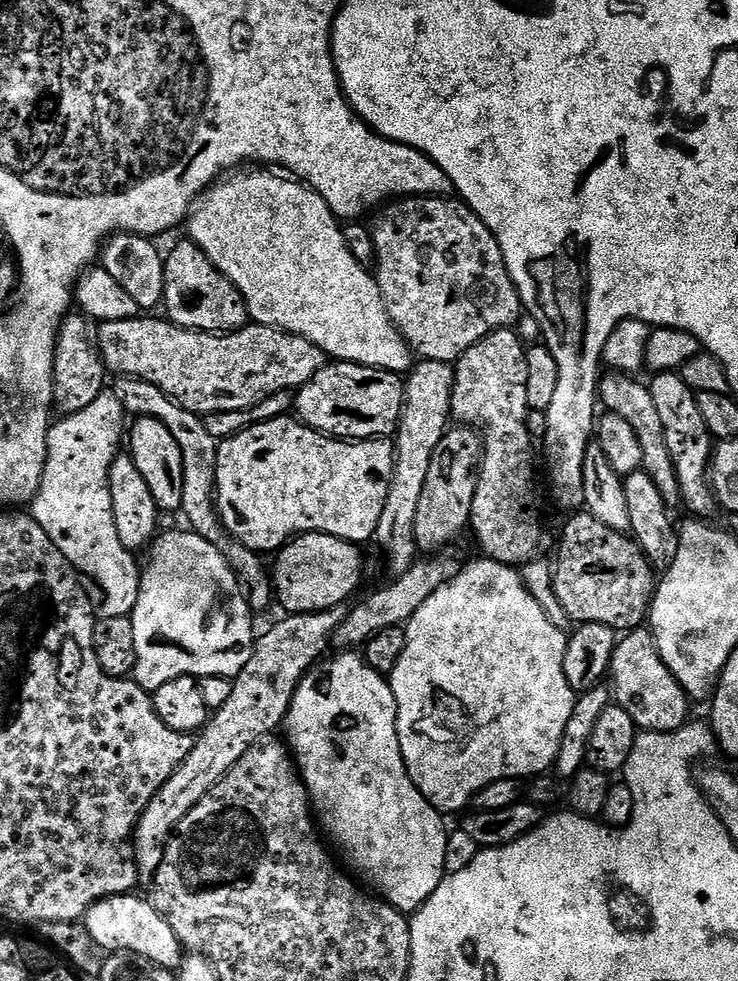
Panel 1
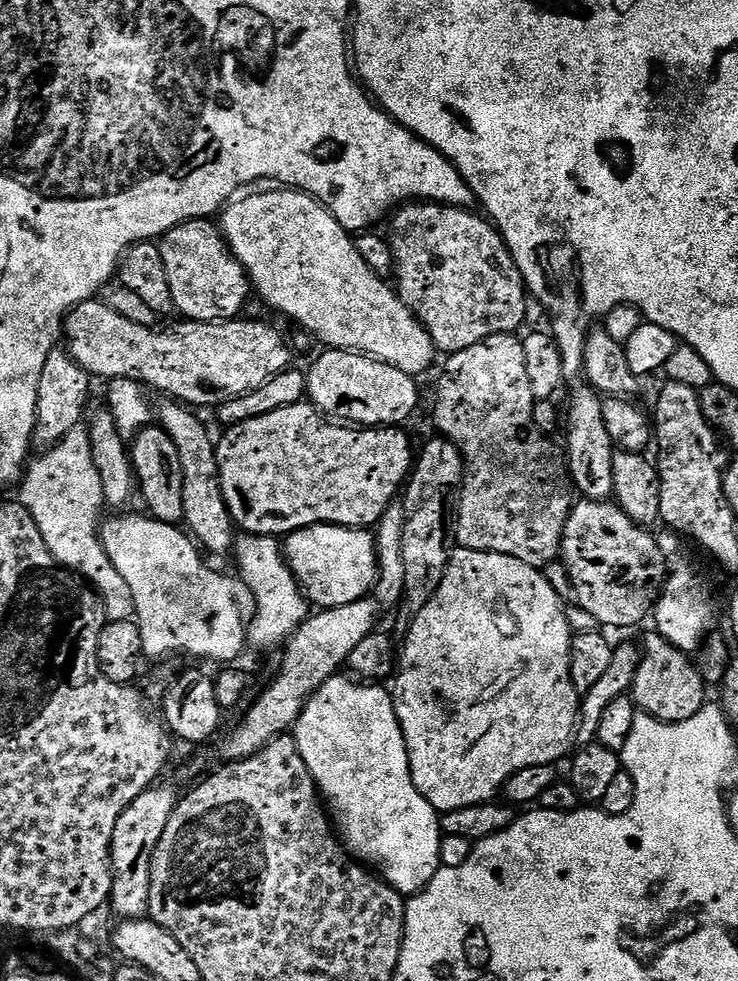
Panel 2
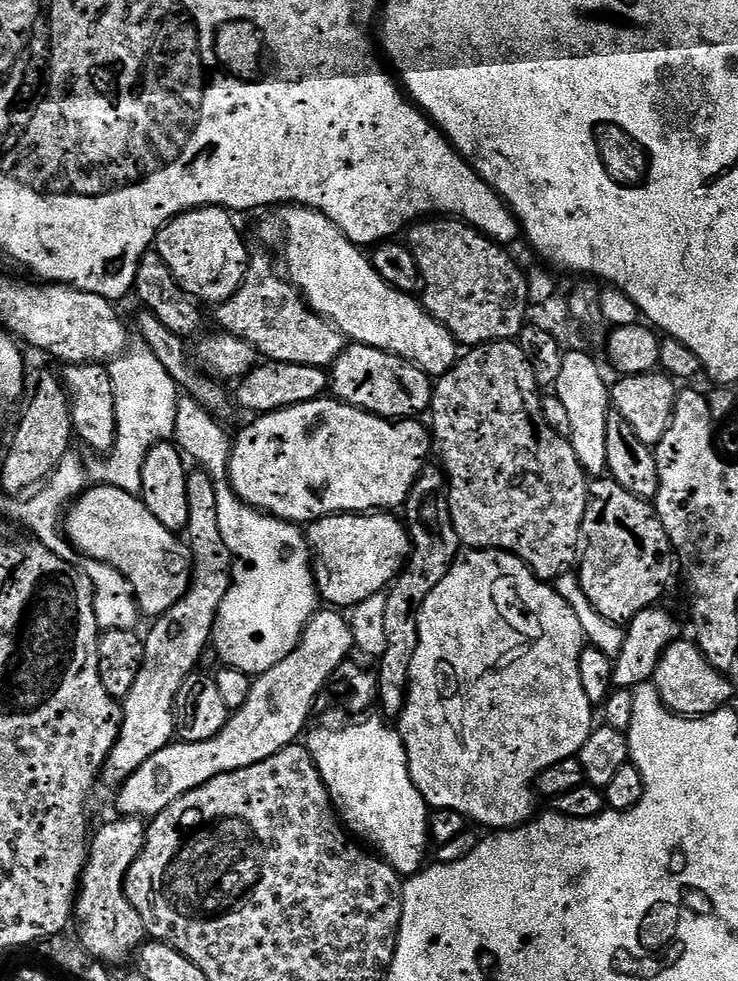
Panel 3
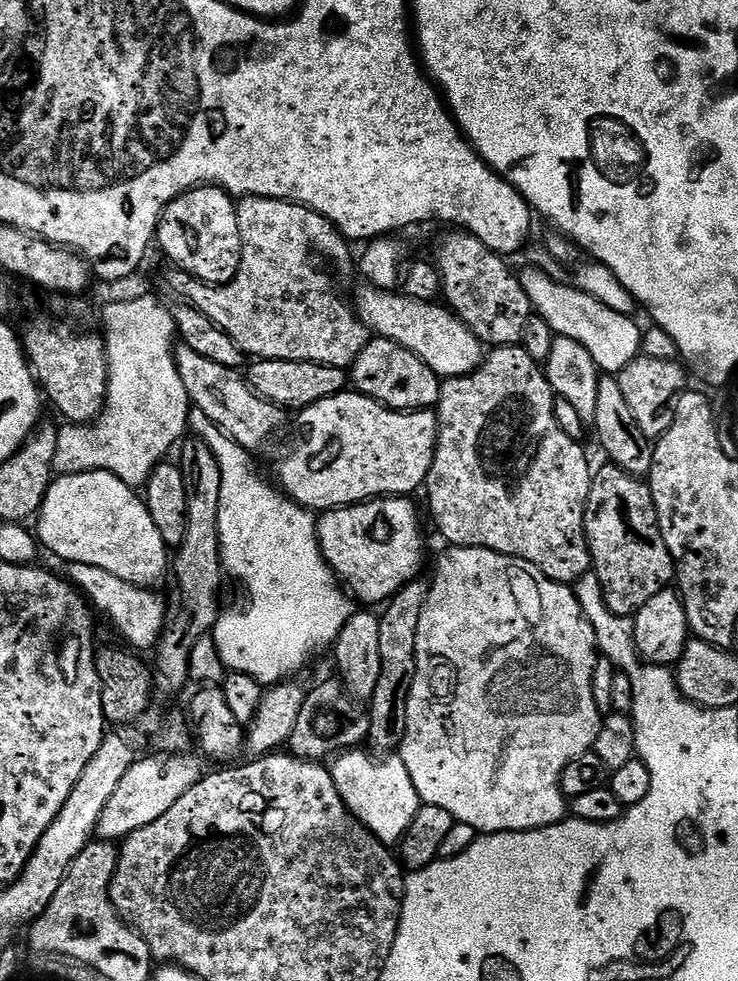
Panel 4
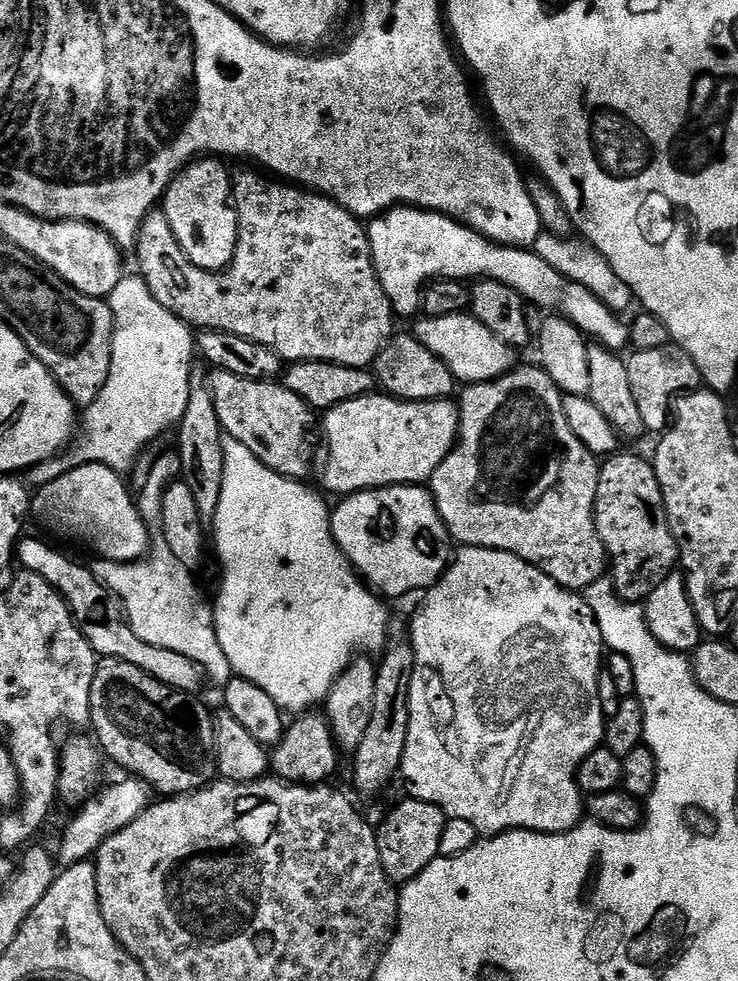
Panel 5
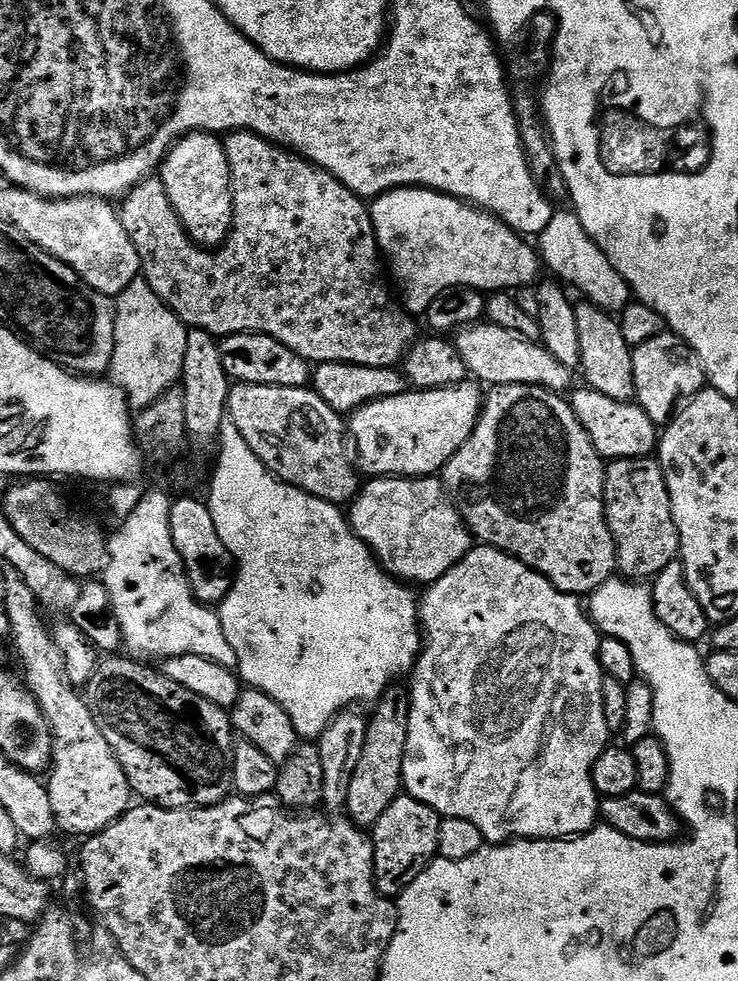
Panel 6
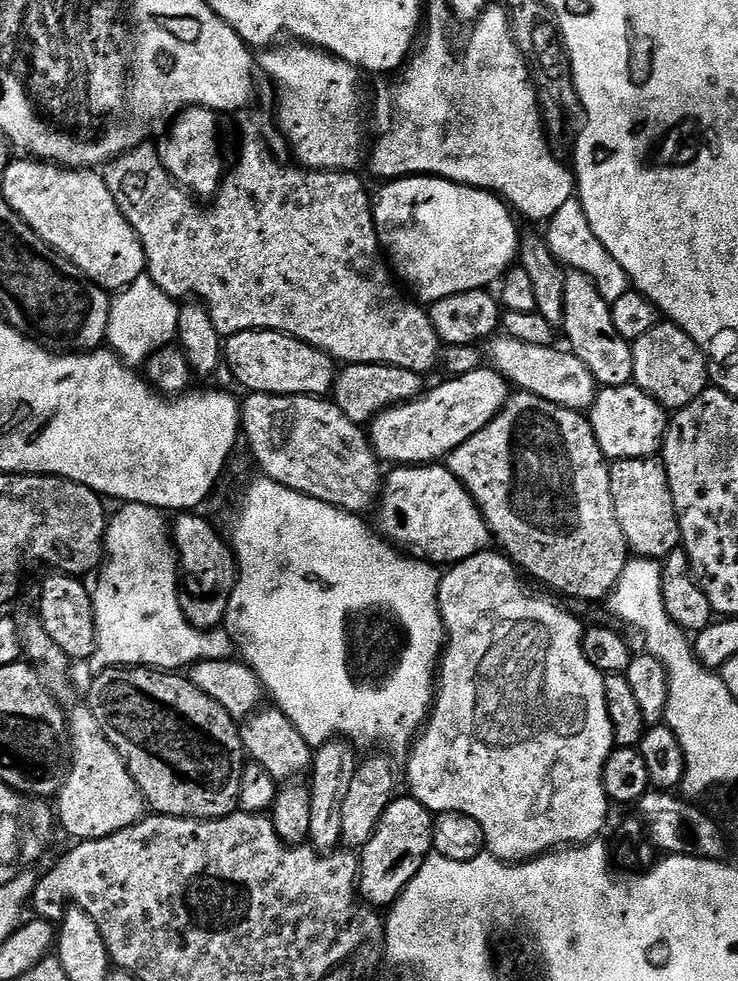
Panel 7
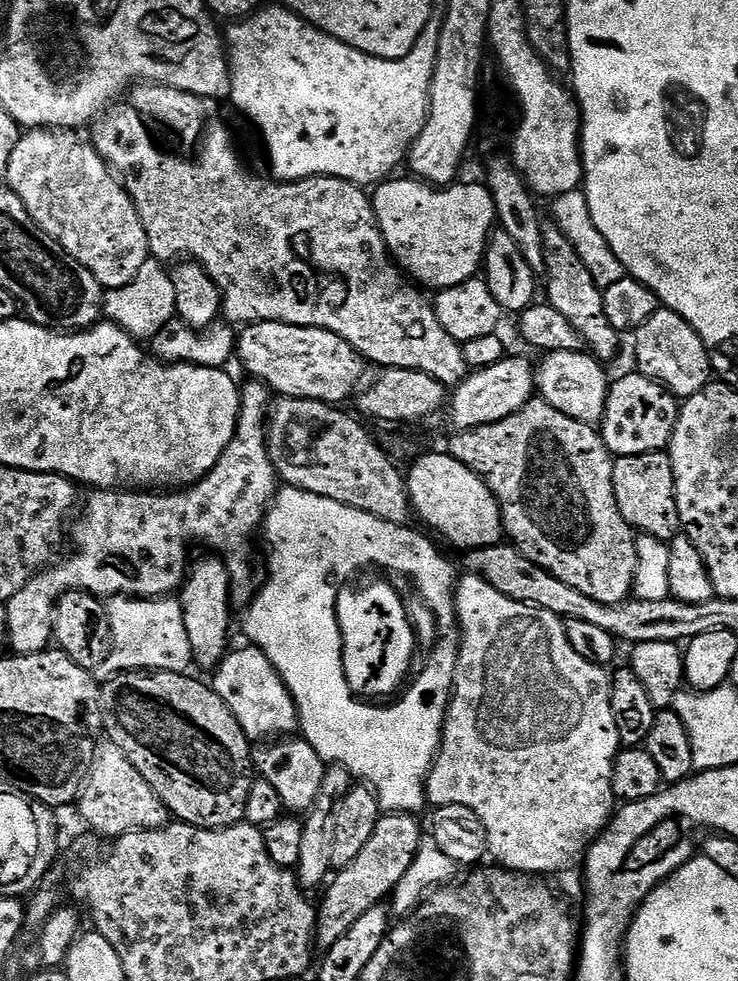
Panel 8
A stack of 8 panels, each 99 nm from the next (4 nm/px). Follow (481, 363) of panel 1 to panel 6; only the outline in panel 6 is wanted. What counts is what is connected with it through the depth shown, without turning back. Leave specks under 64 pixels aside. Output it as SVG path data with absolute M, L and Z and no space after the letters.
M497 384L492 392L483 397L480 417L476 423L474 434L456 451L454 458L442 469L442 483L452 501L460 510L468 531L481 545L497 548L517 556L526 566L530 566L538 574L542 574L558 590L573 594L591 594L598 586L613 579L616 567L616 543L612 531L604 517L604 470L605 461L596 453L586 430L578 422L571 403L563 395L552 392L548 388L539 388L533 384Z

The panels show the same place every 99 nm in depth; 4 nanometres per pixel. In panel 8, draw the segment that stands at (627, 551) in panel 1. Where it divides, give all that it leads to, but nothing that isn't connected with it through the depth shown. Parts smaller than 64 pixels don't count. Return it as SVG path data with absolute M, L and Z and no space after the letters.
M667 451L615 457L612 461L612 477L614 478L614 498L618 502L618 510L622 518L626 518L628 525L637 533L652 536L656 540L671 542L681 531L681 526L674 490L674 466L670 466Z

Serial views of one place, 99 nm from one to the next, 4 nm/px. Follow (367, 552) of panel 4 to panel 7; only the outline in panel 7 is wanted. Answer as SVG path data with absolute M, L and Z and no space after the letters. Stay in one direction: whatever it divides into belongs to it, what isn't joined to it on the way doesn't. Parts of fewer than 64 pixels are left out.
M443 463L396 466L389 472L392 473L387 473L378 501L378 528L393 544L429 564L451 566L485 551L493 543L480 505Z

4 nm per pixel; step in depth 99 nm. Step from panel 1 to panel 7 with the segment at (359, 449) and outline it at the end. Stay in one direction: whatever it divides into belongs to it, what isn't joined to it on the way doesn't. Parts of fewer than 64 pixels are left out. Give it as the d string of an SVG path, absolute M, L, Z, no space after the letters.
M491 366L445 381L433 392L425 391L408 404L398 404L376 415L370 425L370 439L372 449L385 465L415 466L443 461L462 442L486 427L510 395L509 381Z

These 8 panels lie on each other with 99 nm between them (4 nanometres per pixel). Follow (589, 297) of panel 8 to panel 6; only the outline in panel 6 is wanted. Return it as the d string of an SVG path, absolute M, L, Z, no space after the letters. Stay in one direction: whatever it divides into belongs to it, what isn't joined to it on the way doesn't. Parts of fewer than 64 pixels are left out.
M580 302L576 304L578 318L578 350L580 351L579 371L584 372L583 383L606 398L635 401L634 362L632 349L626 338L622 338L619 319L604 312L597 304Z

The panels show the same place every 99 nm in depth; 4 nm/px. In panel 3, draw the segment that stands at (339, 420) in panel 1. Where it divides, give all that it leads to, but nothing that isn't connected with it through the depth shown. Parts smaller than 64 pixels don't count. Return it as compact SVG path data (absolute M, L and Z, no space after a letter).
M349 343L330 365L330 392L342 404L385 418L416 418L432 407L433 377L392 352Z

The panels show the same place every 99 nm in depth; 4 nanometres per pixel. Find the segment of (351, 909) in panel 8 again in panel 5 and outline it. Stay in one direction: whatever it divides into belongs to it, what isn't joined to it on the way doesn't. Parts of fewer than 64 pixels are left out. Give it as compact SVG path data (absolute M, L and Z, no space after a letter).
M405 798L381 824L378 824L378 854L393 884L409 884L414 878L418 878L418 874L422 874L422 870L426 870L426 866L430 866L430 862L434 862L440 856L445 823L446 817L438 805Z

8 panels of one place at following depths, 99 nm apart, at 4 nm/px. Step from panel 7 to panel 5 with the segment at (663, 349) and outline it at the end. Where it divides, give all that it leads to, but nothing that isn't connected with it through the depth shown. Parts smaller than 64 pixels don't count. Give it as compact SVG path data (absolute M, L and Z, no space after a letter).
M670 342L658 350L633 351L631 355L632 357L629 355L626 360L628 377L630 378L630 390L634 394L634 402L638 402L638 411L642 413L644 427L649 433L663 433L669 427L670 409L673 407L677 397L681 394L697 391L701 387L700 367L696 365L694 358L690 358L690 354L686 354L686 350L682 350L679 344L675 342Z

